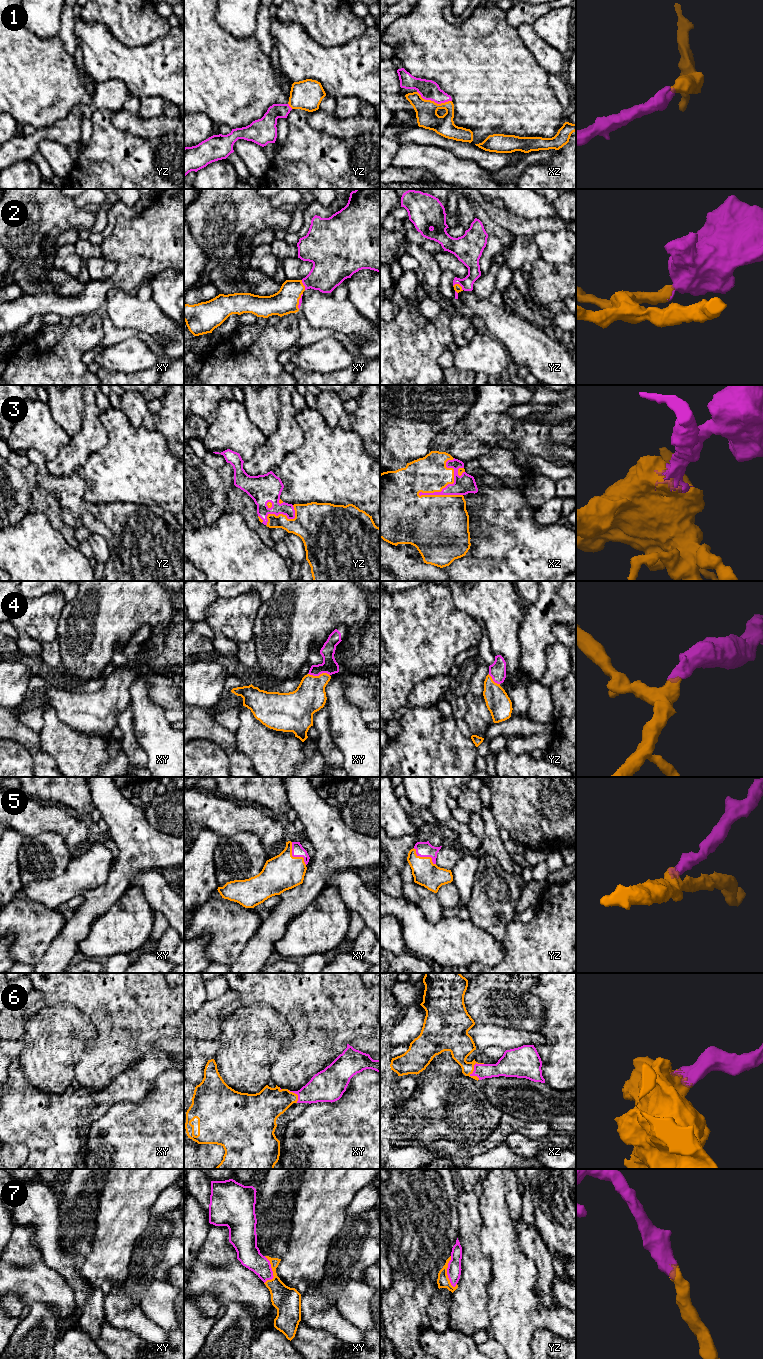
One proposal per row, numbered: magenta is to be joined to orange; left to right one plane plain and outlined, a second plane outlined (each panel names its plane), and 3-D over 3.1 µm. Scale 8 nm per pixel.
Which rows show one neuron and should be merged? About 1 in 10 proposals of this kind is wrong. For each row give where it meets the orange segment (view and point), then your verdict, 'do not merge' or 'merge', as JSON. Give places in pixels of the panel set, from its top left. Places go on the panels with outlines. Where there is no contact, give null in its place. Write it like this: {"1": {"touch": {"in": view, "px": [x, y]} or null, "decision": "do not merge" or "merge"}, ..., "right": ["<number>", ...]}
{"1": {"touch": {"in": "xz", "px": [433, 101]}, "decision": "merge"}, "2": {"touch": {"in": "xy", "px": [303, 285]}, "decision": "merge"}, "3": {"touch": {"in": "xz", "px": [452, 483]}, "decision": "merge"}, "4": {"touch": {"in": "xy", "px": [319, 675]}, "decision": "merge"}, "5": {"touch": {"in": "xy", "px": [294, 857]}, "decision": "merge"}, "6": {"touch": {"in": "xz", "px": [473, 1066]}, "decision": "merge"}, "7": {"touch": {"in": "yz", "px": [446, 1272]}, "decision": "merge"}, "right": ["1", "2", "3", "4", "5", "6", "7"]}

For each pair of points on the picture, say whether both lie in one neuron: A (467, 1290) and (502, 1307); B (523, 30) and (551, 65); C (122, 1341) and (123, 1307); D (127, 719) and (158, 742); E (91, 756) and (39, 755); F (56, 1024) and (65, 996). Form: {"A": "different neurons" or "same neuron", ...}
{"A": "different neurons", "B": "same neuron", "C": "different neurons", "D": "different neurons", "E": "different neurons", "F": "different neurons"}

